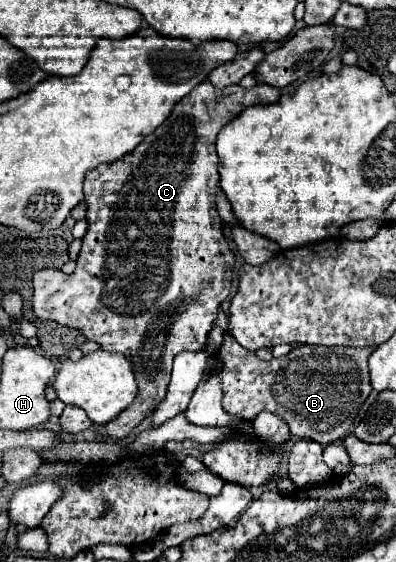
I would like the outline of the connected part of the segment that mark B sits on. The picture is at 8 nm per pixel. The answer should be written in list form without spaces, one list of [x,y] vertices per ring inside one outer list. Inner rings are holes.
[[[225,335],[225,341],[219,349],[219,359],[223,363],[223,371],[221,371],[223,407],[225,411],[245,421],[253,421],[261,411],[271,411],[289,423],[291,435],[297,439],[313,439],[321,445],[341,441],[345,439],[345,435],[353,433],[351,427],[355,427],[357,413],[371,393],[367,359],[373,351],[375,347],[355,349],[355,347],[299,345],[285,357],[263,361],[253,351],[245,351],[245,347],[241,347],[231,335]]]

